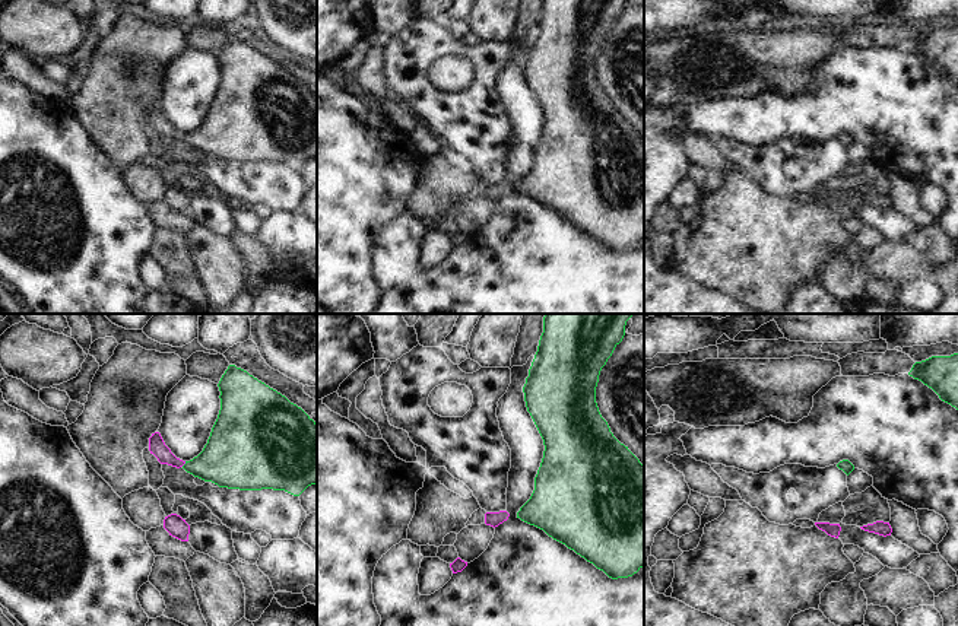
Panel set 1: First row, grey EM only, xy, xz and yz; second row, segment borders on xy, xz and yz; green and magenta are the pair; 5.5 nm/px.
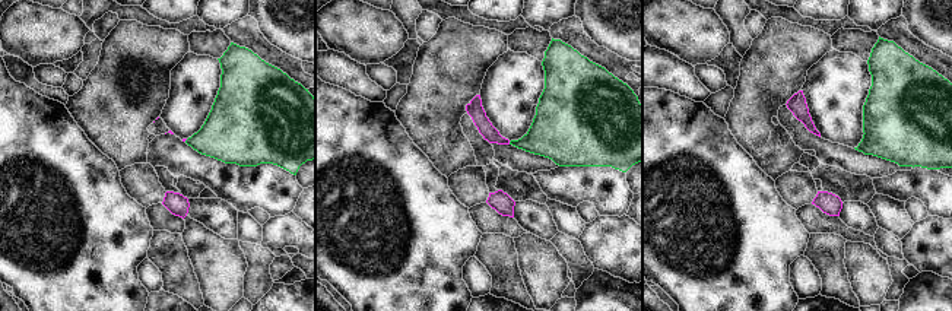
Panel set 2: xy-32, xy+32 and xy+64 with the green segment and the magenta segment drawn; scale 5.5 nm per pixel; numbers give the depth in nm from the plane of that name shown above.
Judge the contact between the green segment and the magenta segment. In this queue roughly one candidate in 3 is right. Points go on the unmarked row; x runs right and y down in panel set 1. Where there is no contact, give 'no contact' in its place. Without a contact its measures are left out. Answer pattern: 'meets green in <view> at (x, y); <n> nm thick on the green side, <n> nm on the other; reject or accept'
meets green in xy at (184, 137); 300 nm thick on the green side, 90 nm on the other; accept

